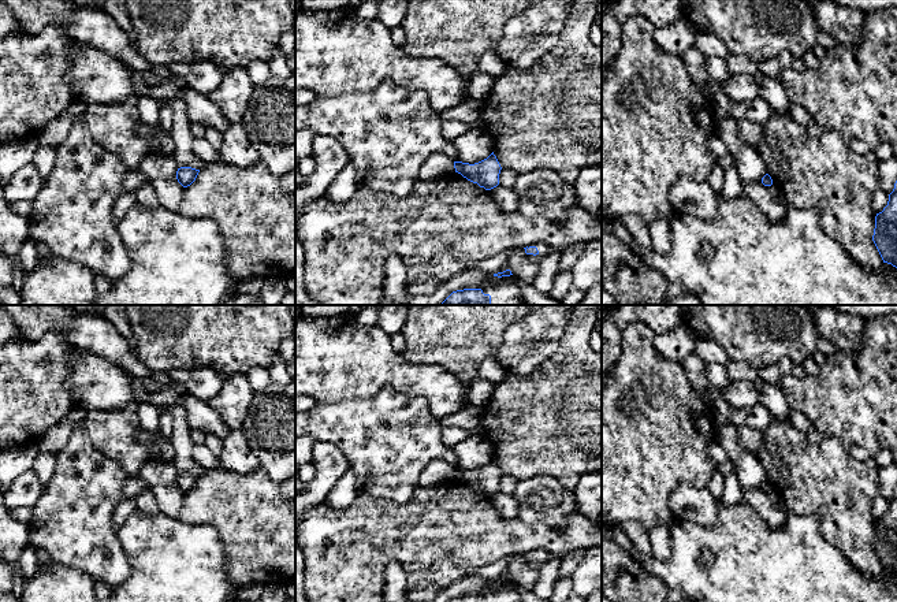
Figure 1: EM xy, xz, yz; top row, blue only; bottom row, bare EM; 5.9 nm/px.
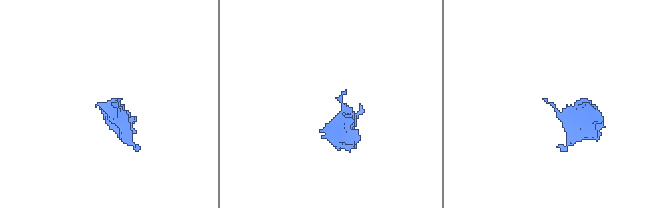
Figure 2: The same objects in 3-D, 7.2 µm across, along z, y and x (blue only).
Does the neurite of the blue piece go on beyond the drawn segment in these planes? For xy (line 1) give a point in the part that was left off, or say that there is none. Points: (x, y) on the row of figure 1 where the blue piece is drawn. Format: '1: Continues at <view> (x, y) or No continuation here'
1: No continuation here

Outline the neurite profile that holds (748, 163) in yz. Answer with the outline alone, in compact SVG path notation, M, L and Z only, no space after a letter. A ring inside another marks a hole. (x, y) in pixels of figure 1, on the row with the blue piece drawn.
M730 116L717 119L715 134L725 141L727 152L733 156L734 167L747 194L749 183L760 182L760 179L767 174L767 170L758 149L748 146L740 138L737 122L738 120Z

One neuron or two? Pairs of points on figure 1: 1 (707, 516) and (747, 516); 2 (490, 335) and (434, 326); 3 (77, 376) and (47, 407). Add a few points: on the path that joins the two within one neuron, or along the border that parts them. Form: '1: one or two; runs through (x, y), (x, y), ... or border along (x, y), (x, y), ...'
1: two; border along (719, 505), (710, 526), (687, 521)
2: one; runs through (476, 331), (469, 326), (447, 326)
3: two; border along (66, 364), (64, 389), (74, 407)

